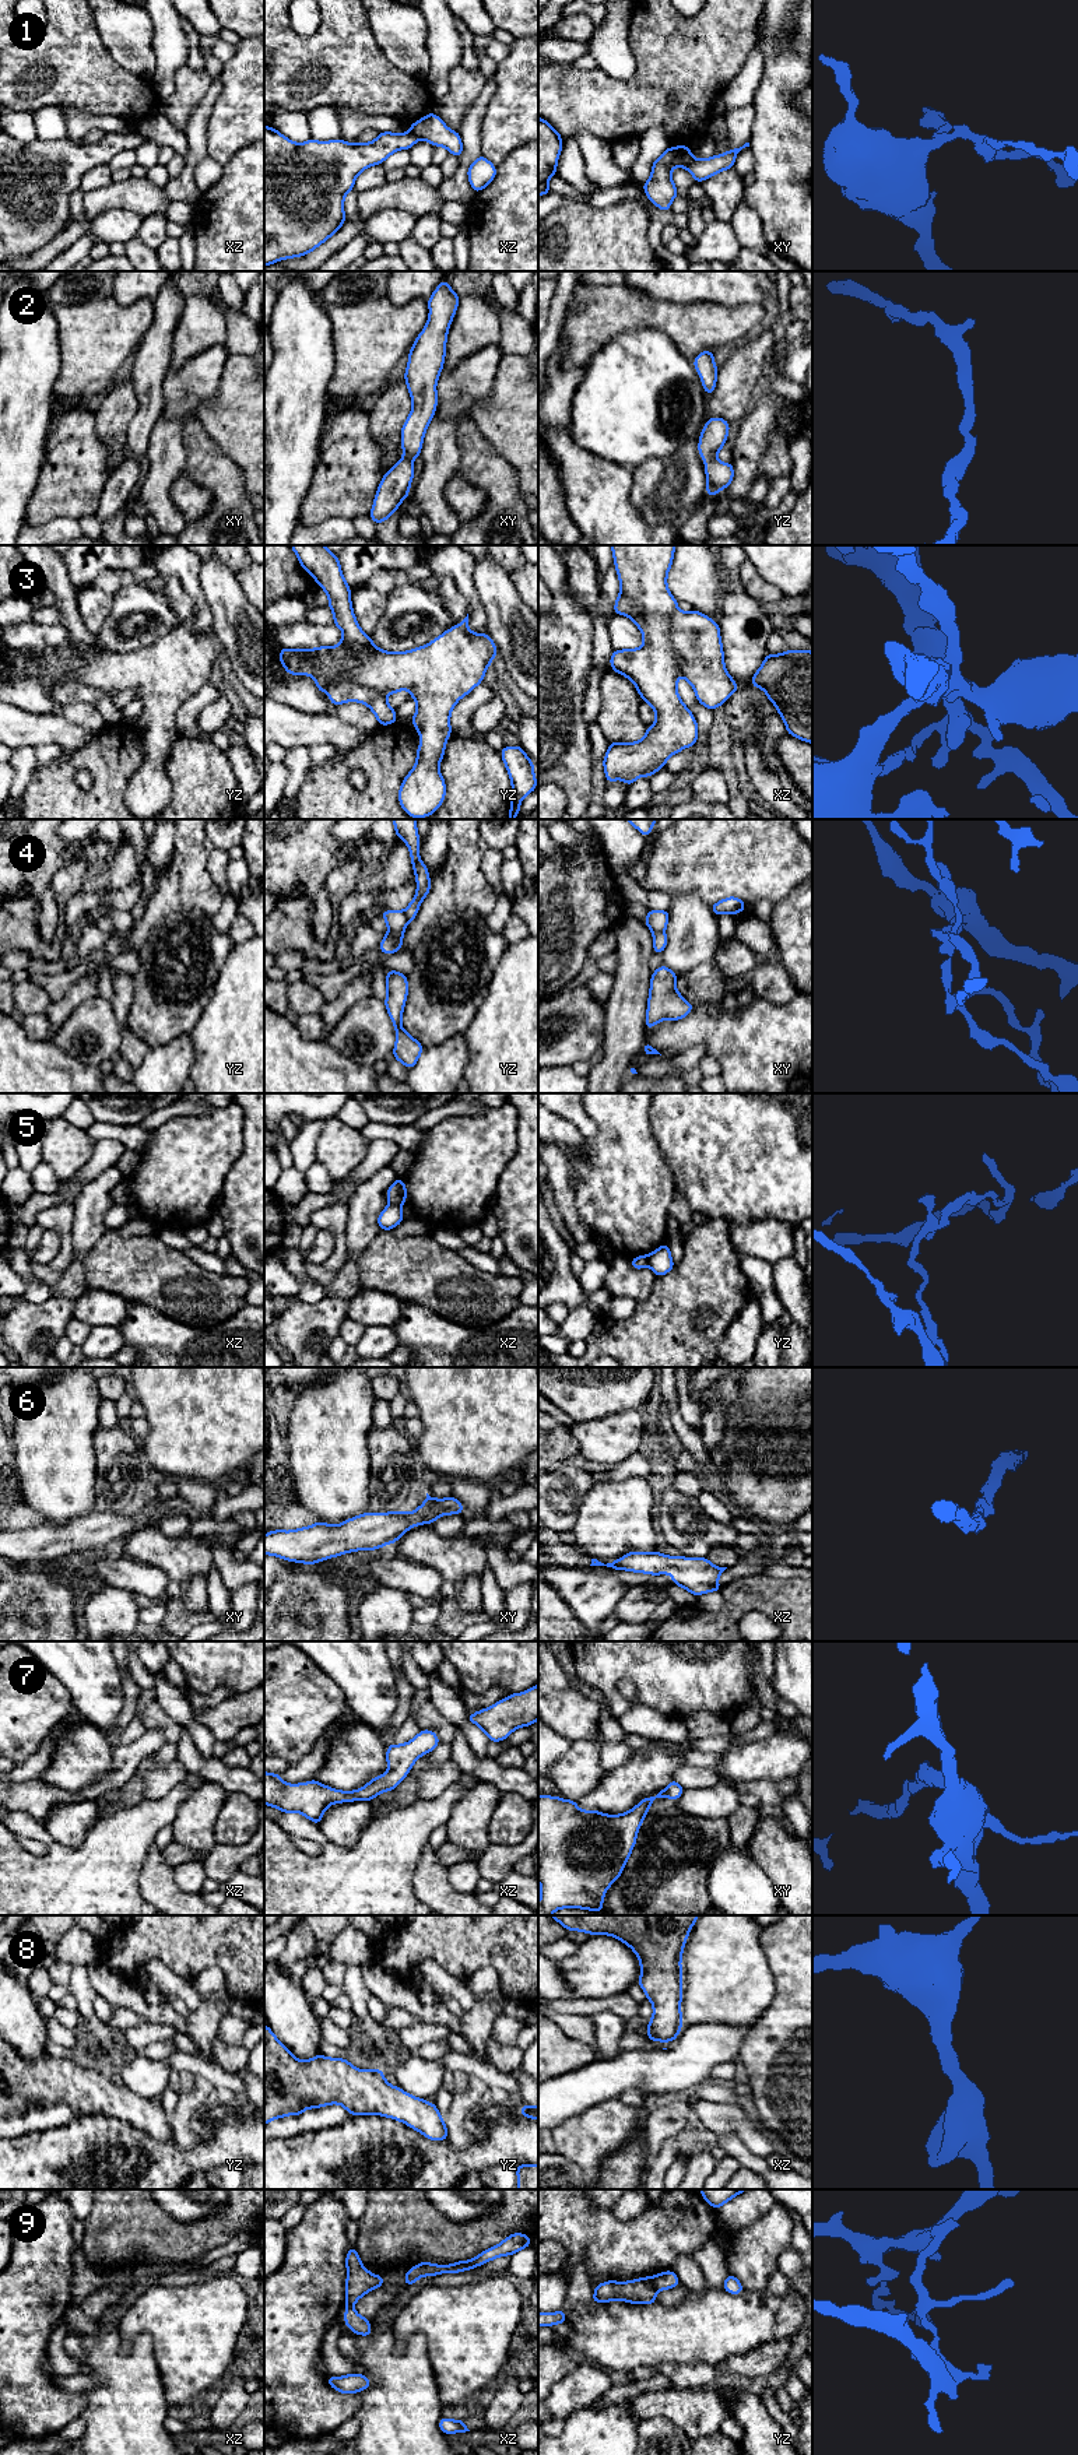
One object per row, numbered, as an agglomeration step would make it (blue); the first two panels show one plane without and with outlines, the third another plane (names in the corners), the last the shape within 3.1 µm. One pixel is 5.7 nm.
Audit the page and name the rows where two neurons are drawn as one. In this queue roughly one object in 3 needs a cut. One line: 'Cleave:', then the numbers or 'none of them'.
Cleave: 1, 4, 5, 9

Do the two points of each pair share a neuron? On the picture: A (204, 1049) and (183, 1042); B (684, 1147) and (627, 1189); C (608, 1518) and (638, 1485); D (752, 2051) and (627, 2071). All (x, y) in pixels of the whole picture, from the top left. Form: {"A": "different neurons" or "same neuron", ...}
{"A": "different neurons", "B": "different neurons", "C": "same neuron", "D": "different neurons"}

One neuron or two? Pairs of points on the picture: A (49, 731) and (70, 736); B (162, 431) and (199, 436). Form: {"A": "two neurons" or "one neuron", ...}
{"A": "one neuron", "B": "two neurons"}

